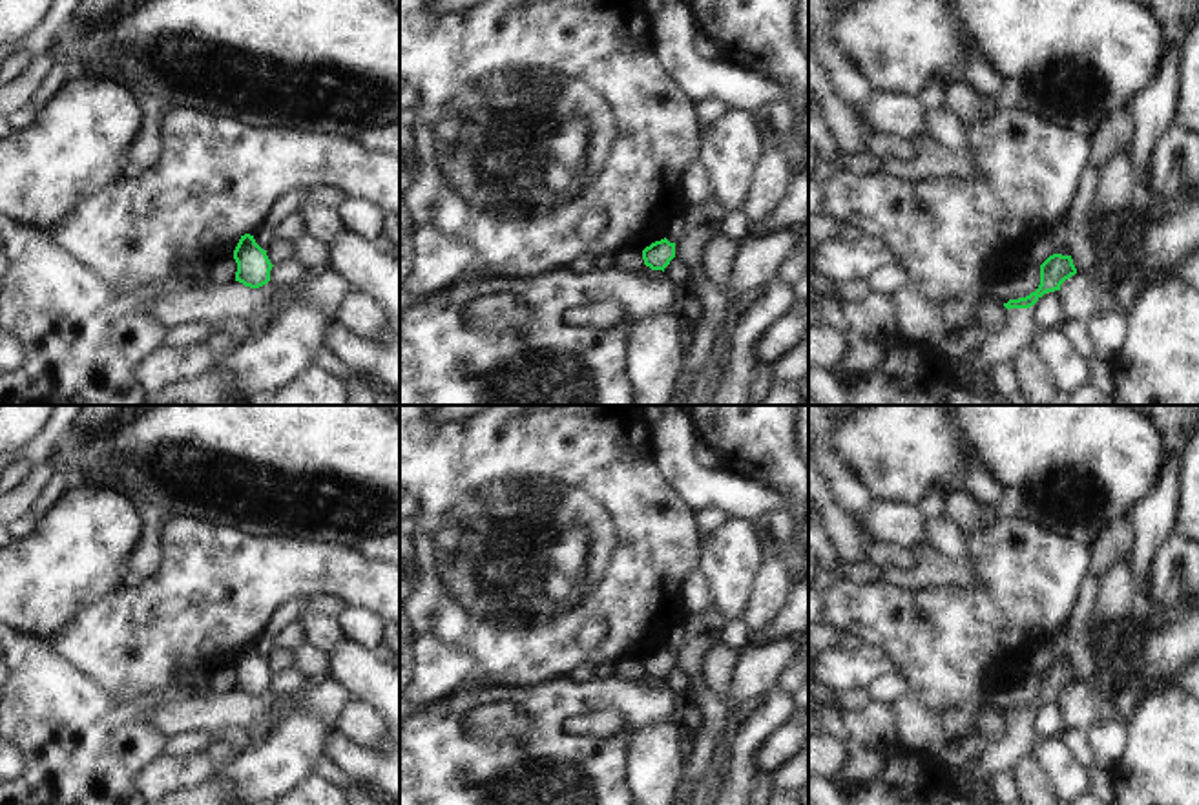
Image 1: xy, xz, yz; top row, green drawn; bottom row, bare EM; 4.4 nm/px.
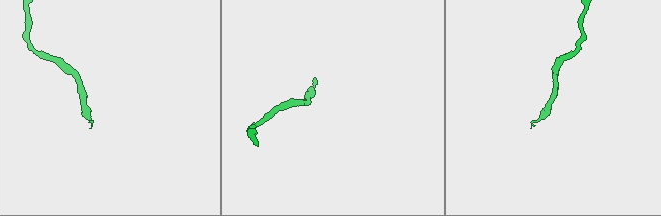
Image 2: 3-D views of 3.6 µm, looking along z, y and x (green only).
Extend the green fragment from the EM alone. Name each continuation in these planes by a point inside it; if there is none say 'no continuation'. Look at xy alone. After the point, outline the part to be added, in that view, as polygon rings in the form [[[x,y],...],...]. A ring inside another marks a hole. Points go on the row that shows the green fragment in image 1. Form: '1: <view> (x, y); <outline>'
no continuation

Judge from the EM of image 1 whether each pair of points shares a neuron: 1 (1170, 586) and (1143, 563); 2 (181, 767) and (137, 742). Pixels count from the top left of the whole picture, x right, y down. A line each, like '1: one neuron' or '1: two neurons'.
1: two neurons
2: two neurons

